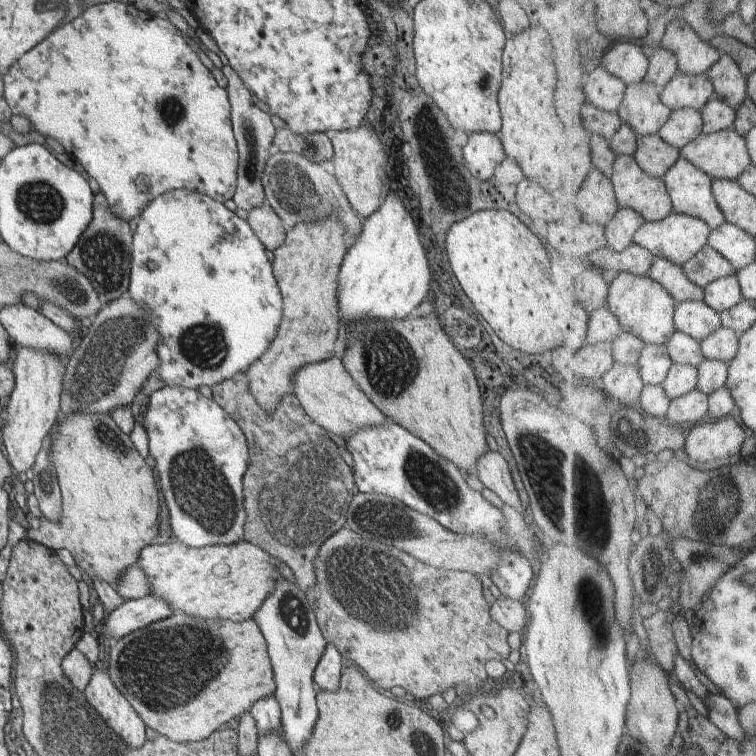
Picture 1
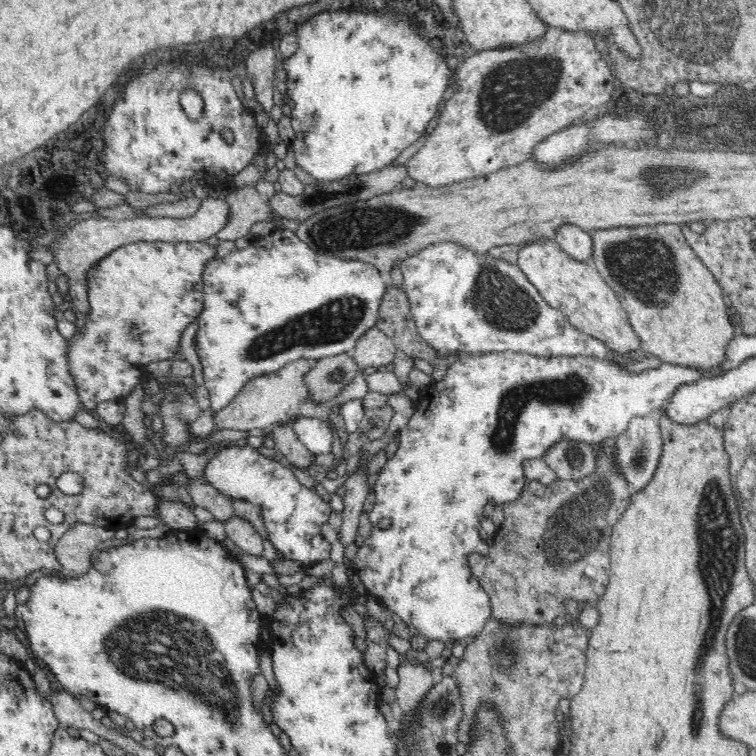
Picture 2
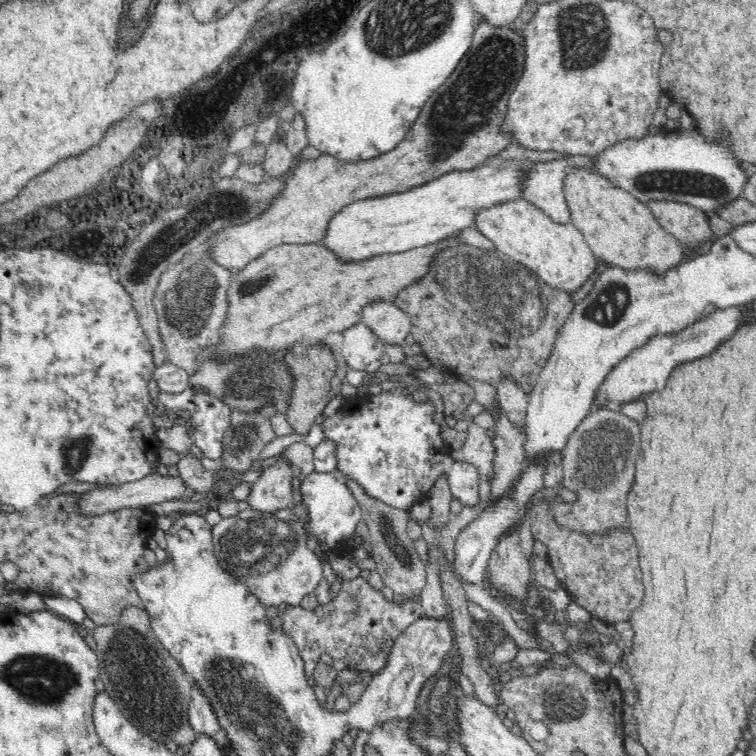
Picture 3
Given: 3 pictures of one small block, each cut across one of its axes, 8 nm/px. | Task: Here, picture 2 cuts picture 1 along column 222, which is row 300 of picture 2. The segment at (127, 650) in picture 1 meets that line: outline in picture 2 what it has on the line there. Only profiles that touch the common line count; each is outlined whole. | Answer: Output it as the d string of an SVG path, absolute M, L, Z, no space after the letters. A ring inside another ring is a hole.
M656 224L589 231L593 240L591 262L621 301L632 329L639 336L641 350L648 356L657 356L664 363L696 367L702 372L713 371L721 367L726 348L735 337L733 324L727 312L724 291L686 243L681 227L678 224Z

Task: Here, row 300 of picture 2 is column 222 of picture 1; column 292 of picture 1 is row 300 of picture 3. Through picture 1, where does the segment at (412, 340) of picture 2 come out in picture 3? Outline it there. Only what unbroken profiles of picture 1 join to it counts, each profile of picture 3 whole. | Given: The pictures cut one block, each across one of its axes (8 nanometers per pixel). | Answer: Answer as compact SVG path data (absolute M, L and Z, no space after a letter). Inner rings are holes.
M455 244L450 248L442 252L438 252L430 264L429 272L422 278L416 280L414 284L404 288L400 292L394 303L398 305L399 310L406 312L408 317L411 319L411 333L415 342L420 342L423 345L425 354L423 358L426 360L427 365L432 365L429 360L437 360L450 366L450 370L453 370L457 374L466 375L474 380L488 383L492 387L498 386L502 382L502 377L512 377L517 384L525 391L530 392L533 387L537 384L538 376L540 376L540 370L542 366L546 364L546 360L550 358L552 350L554 350L554 340L558 336L558 332L564 327L566 320L573 314L576 303L570 301L568 294L554 289L548 284L545 284L538 276L534 275L534 272L528 270L522 264L515 263L514 260L507 258L502 252L498 250L486 251L482 248L475 248L471 245L466 244Z

